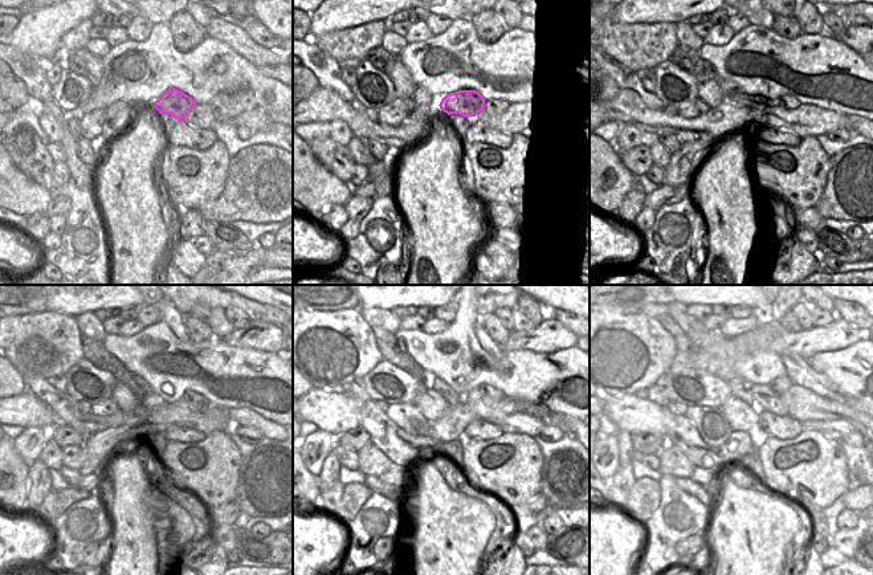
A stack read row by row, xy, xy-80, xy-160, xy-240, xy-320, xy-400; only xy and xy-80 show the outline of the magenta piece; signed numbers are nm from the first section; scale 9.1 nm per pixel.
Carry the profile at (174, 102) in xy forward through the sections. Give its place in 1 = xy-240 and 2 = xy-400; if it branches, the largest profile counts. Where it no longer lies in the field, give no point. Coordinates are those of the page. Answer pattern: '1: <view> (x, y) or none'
1: xy-240 (93, 350)
2: xy-400 (682, 343)

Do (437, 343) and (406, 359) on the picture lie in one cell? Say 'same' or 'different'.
different

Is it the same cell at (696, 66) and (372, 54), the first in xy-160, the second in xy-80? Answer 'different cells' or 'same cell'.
same cell

